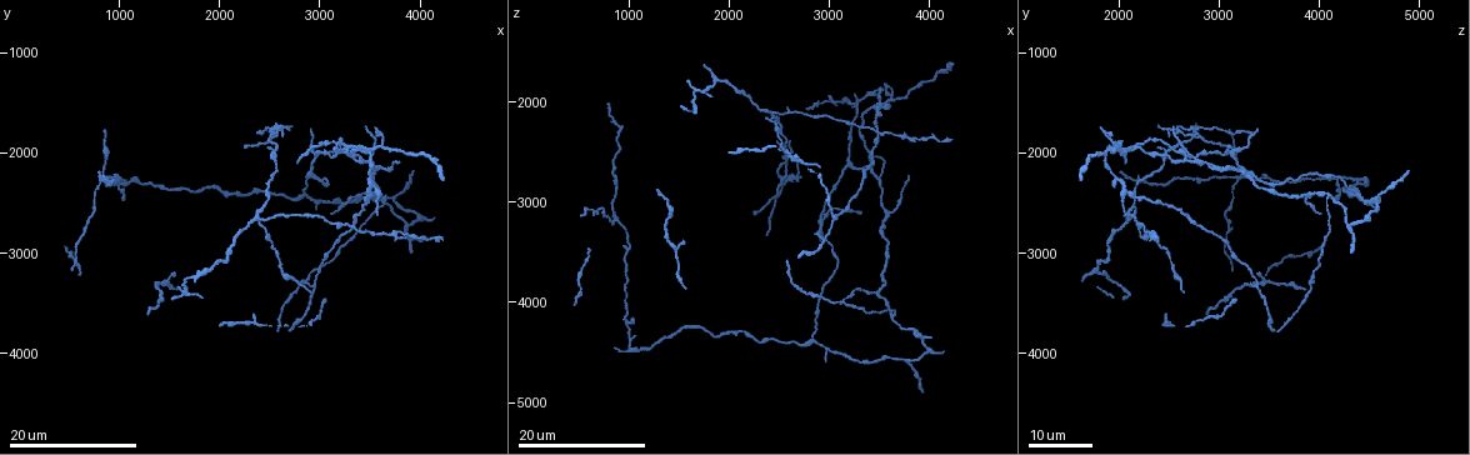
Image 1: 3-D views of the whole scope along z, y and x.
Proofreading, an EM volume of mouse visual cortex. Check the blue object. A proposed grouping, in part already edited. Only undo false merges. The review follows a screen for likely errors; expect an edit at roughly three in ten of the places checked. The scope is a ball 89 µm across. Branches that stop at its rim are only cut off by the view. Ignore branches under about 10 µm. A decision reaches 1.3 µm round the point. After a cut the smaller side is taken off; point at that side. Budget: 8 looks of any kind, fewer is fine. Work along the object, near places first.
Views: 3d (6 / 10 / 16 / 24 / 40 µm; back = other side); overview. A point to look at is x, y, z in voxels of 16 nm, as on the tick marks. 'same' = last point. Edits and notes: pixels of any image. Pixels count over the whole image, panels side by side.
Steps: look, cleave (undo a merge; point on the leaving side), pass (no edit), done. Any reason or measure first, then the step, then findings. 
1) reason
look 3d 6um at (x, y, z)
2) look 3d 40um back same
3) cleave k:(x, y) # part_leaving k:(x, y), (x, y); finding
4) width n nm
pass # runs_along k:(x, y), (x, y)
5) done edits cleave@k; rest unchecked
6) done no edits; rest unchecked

thick turns thin
look 3d 24um at (2960, 2240, 3400)

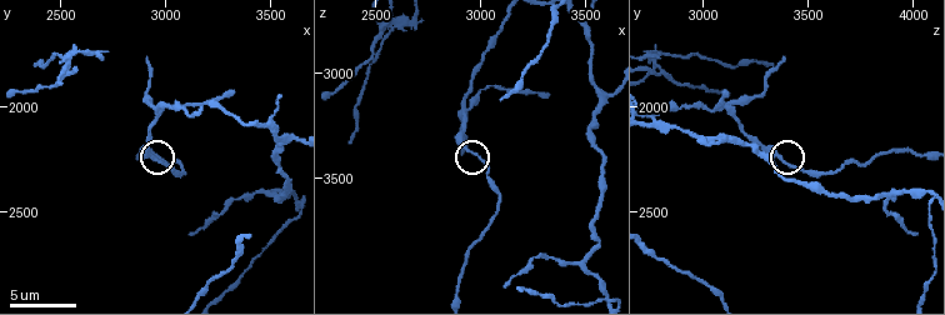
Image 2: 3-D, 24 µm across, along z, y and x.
look 3d 6um at (2960, 2260, 3370)

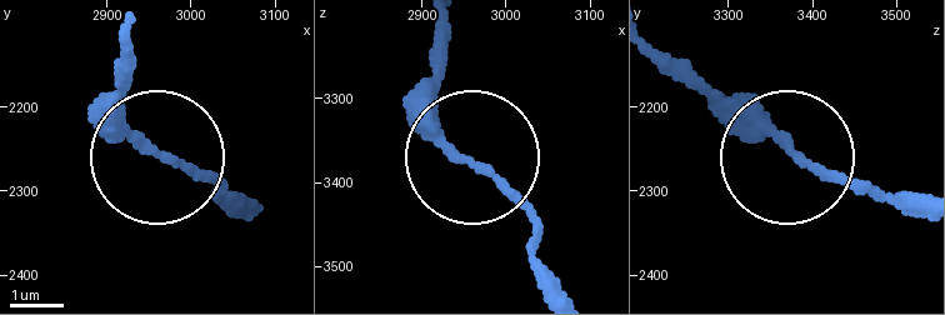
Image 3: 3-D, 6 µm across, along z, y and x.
pass # runs_along 3:(564, 290), (528, 209), (438, 129), (434, 65); all the same neuron

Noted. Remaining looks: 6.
three arms meet
look 3d 10um at (2540, 1750, 2810)

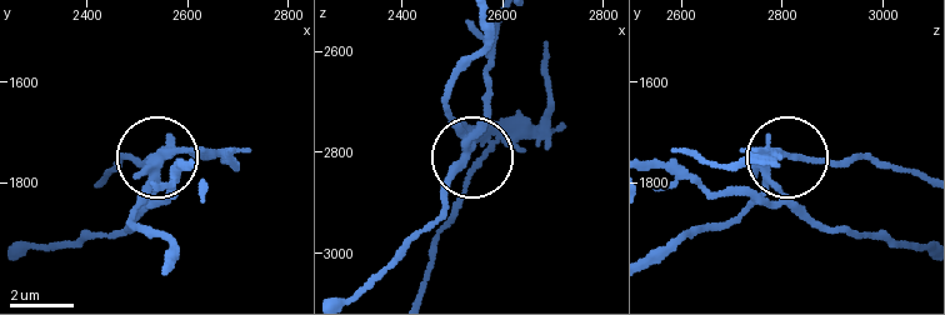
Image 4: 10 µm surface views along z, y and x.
arms 3
cleave 4:(174, 194) # a second neuron is stuck on

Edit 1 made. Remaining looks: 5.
look overview

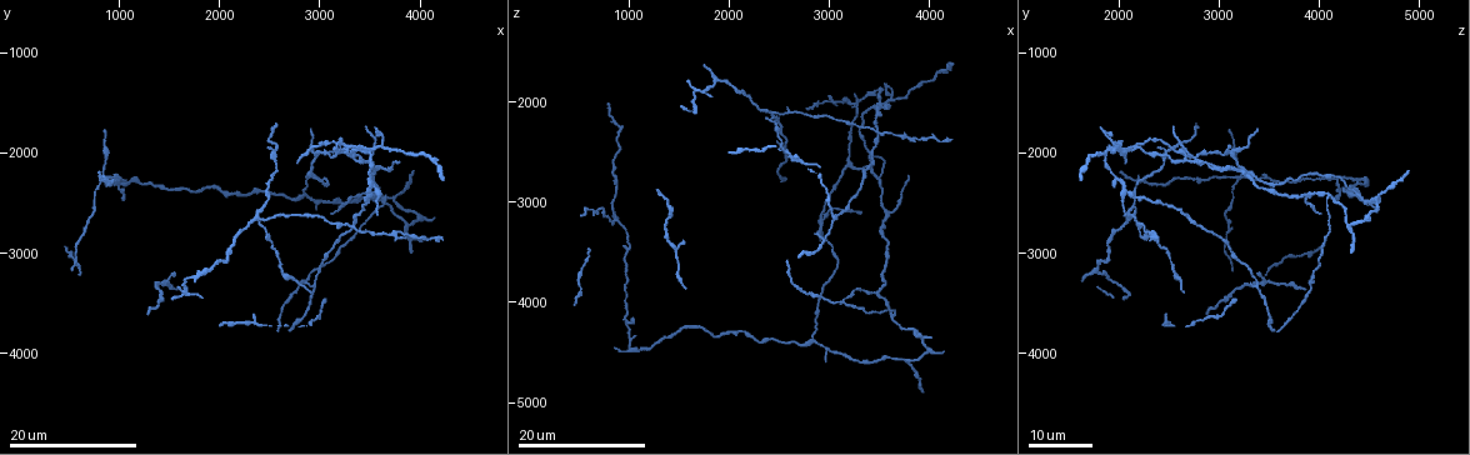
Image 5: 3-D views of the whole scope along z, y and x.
look 3d 24um at (2460, 2540, 2140)

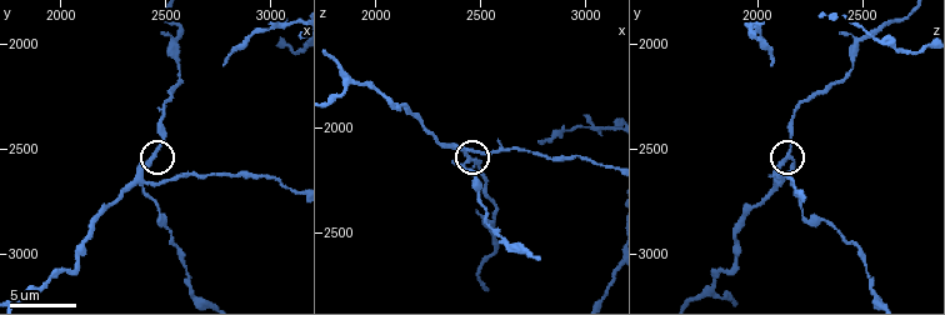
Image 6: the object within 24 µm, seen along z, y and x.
look 3d 6um at (2450, 2530, 2160)

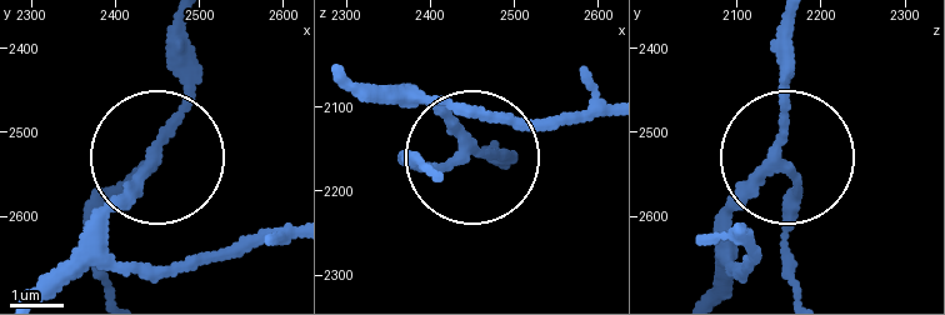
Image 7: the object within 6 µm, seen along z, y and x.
width 180 nm
pass # runs_along 7:(291, 233), (144, 273), (108, 246), (184, 23); continuous, no second neuron

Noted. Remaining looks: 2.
arms part here
look 3d 24um at (2840, 2440, 4420)

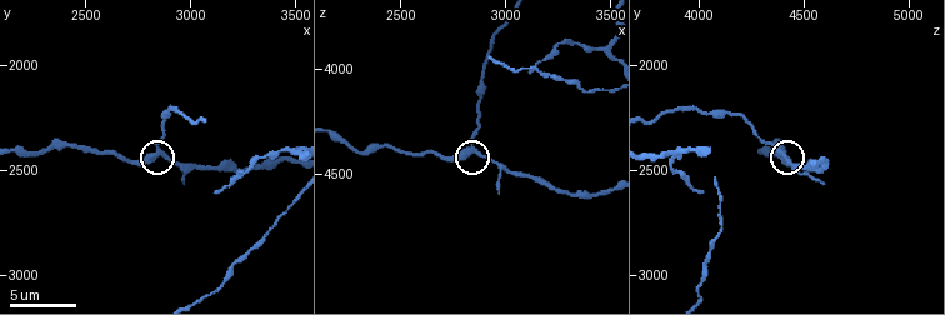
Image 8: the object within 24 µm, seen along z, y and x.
look 3d 10um at (2850, 2430, 4400)

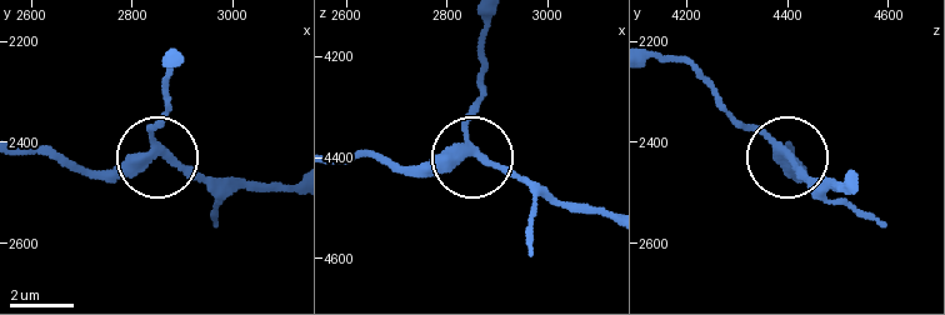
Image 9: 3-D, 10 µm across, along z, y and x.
width 290 nm
pass # all the same neuron

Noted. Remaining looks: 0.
done edits cleave@4; rest unchecked

